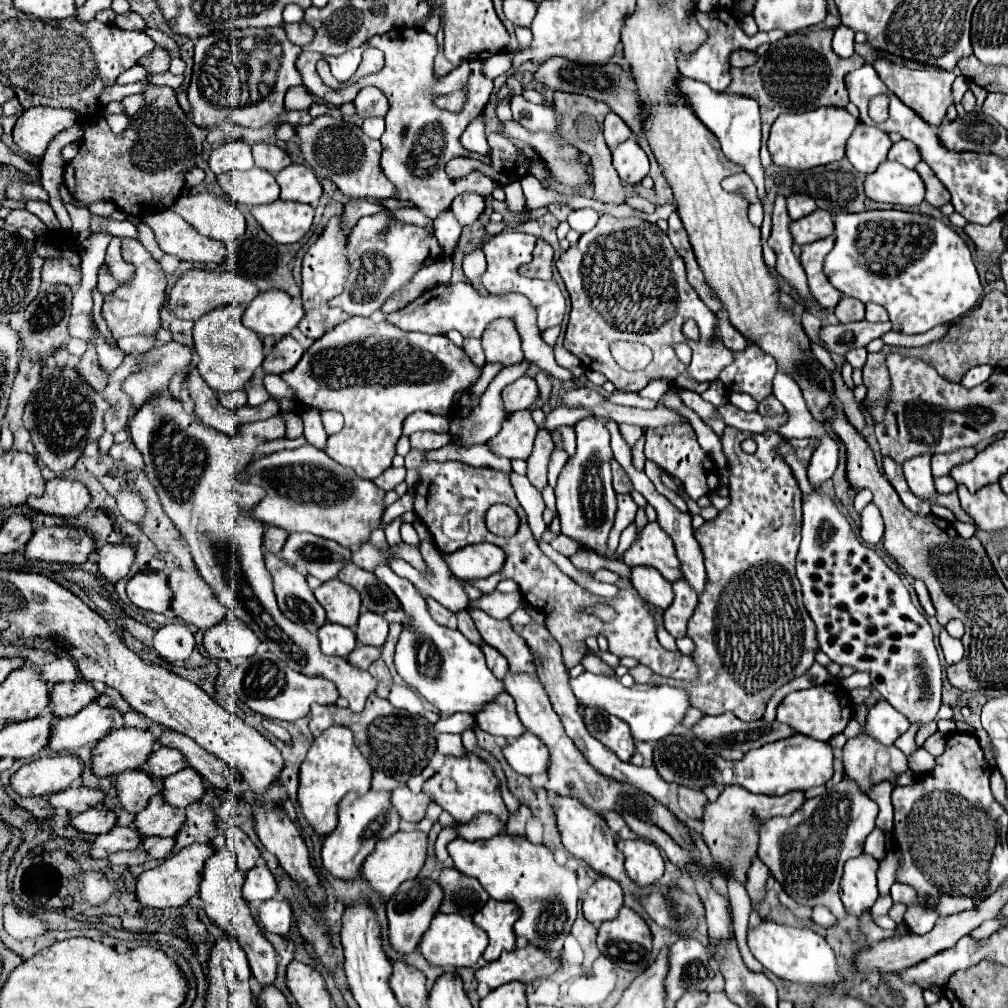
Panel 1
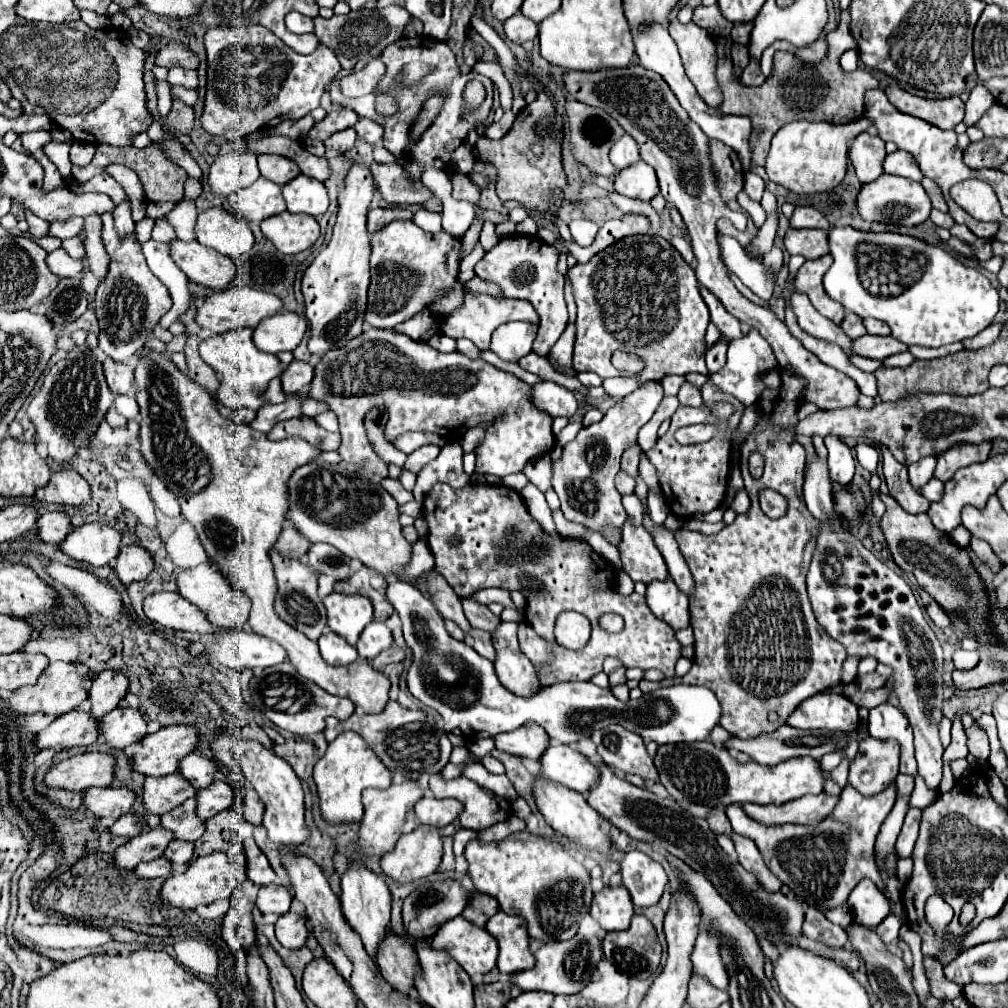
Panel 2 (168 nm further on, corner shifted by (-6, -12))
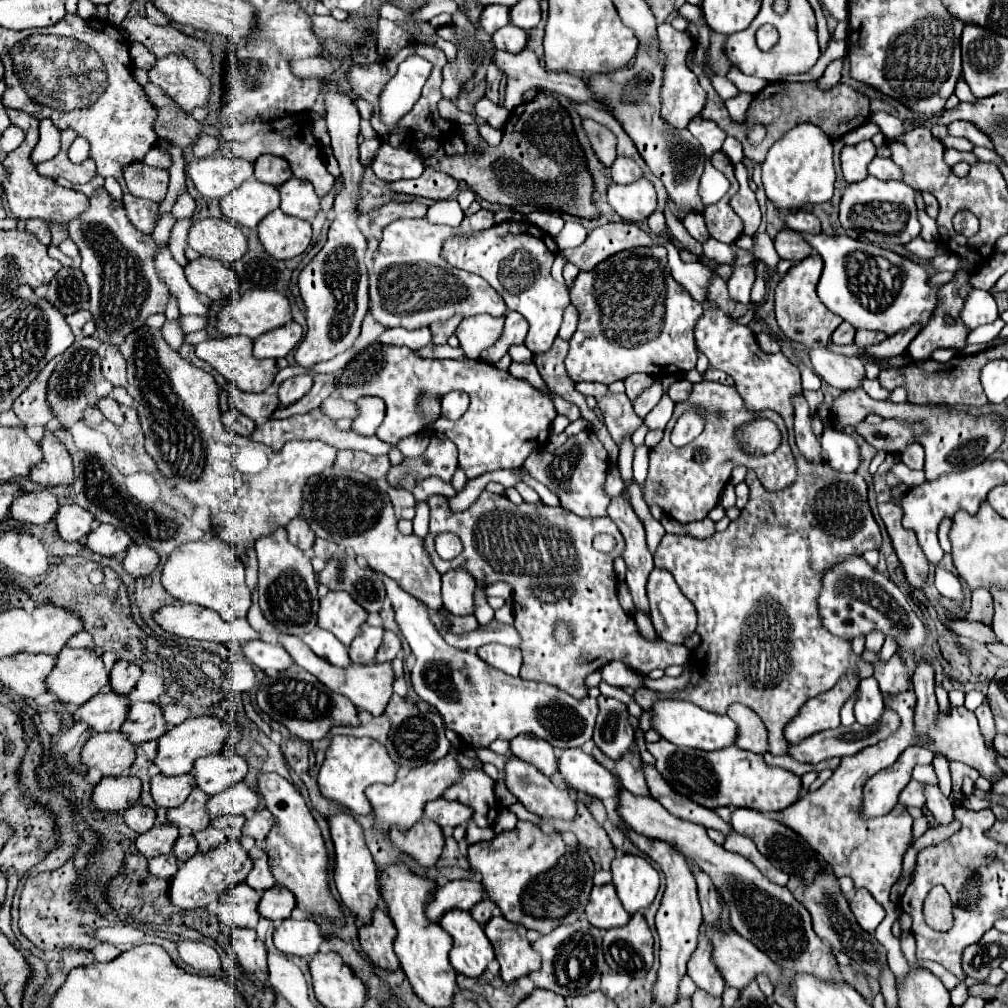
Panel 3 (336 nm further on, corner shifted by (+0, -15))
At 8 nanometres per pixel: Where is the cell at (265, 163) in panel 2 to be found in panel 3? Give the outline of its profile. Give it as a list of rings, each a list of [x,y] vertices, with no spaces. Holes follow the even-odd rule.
[[[261,155],[255,161],[255,179],[269,183],[269,185],[283,185],[287,179],[291,179],[293,173],[289,169],[289,163],[275,155]]]

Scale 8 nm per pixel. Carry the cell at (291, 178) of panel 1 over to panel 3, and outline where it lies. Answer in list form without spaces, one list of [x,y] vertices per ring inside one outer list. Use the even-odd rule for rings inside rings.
[[[291,177],[279,187],[281,211],[299,219],[313,219],[319,211],[319,197],[309,181]]]

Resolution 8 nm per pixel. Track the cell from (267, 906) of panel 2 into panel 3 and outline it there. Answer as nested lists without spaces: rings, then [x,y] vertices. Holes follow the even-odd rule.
[[[271,887],[263,893],[259,913],[267,919],[287,919],[295,909],[295,895],[285,887]]]

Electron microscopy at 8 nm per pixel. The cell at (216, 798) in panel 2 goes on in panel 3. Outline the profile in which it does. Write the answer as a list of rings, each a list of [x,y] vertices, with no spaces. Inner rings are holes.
[[[233,783],[223,793],[213,795],[207,803],[207,813],[211,817],[219,815],[243,815],[245,811],[255,811],[259,807],[259,795],[247,783]]]

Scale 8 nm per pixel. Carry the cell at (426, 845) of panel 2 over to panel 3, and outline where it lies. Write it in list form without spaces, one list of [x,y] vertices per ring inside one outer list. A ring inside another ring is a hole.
[[[427,817],[417,821],[407,831],[391,827],[391,839],[401,851],[407,851],[419,865],[425,867],[433,867],[437,863],[445,845],[441,827]]]

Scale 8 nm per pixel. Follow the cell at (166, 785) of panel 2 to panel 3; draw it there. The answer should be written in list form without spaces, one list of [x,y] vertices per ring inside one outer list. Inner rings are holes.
[[[191,773],[167,777],[167,775],[155,775],[151,779],[151,795],[159,807],[171,809],[185,803],[189,793],[195,787],[195,777]]]

